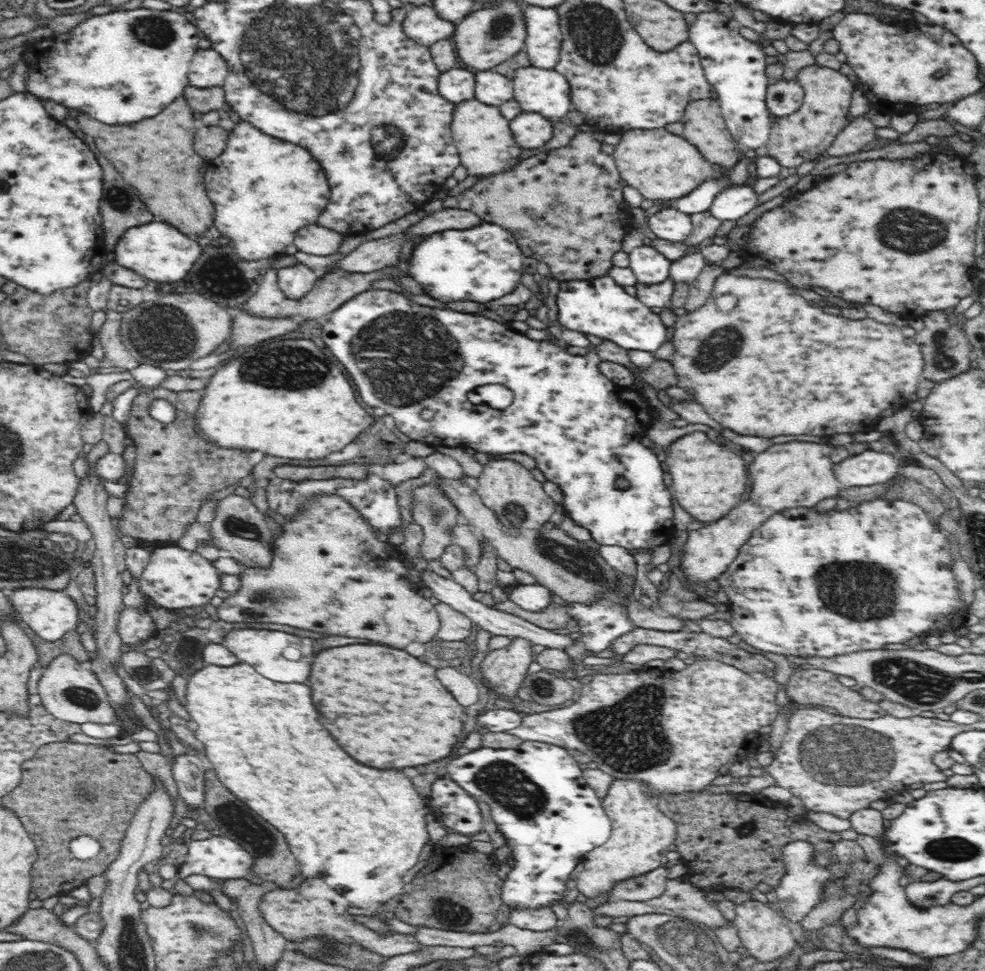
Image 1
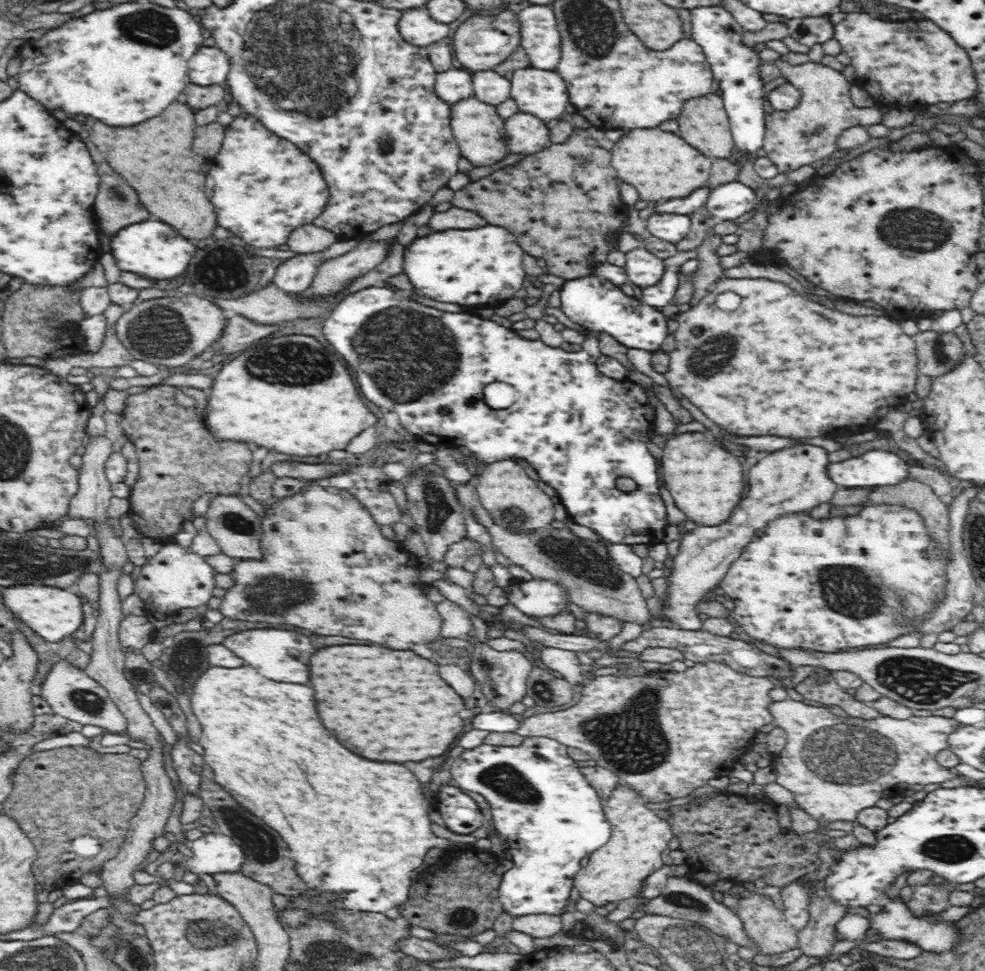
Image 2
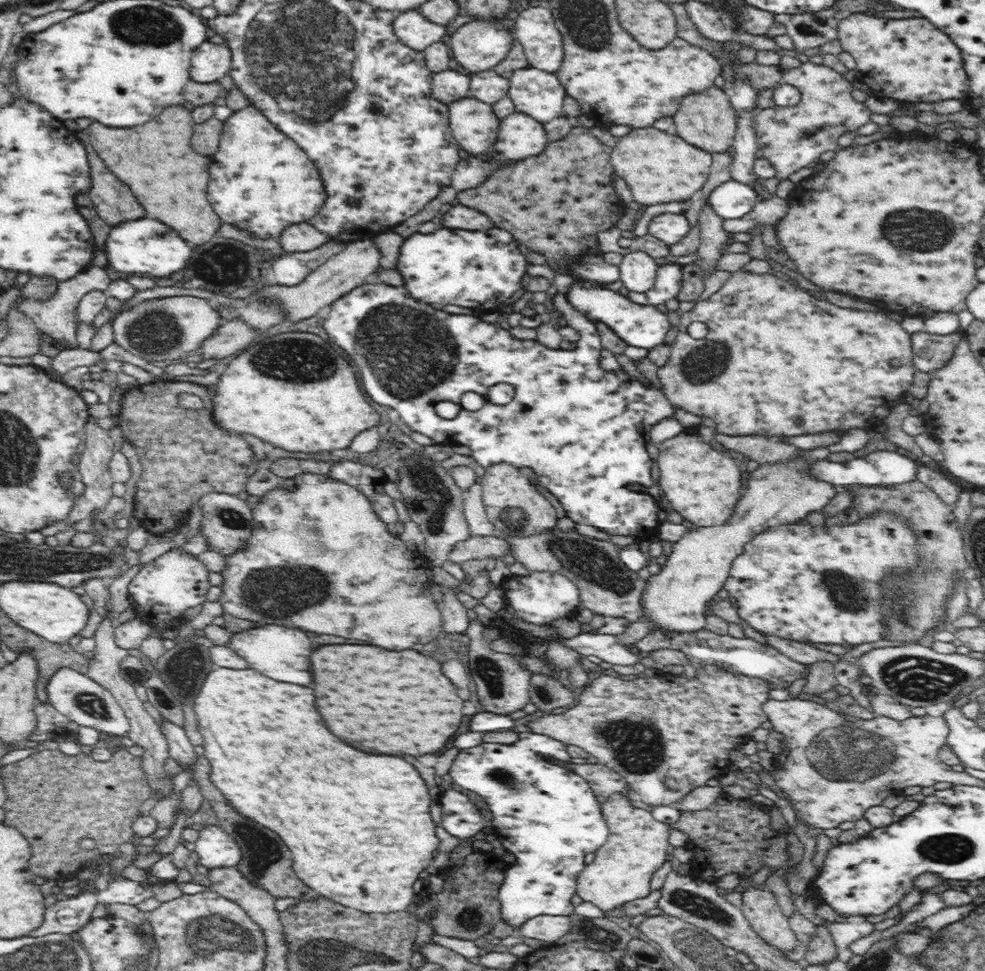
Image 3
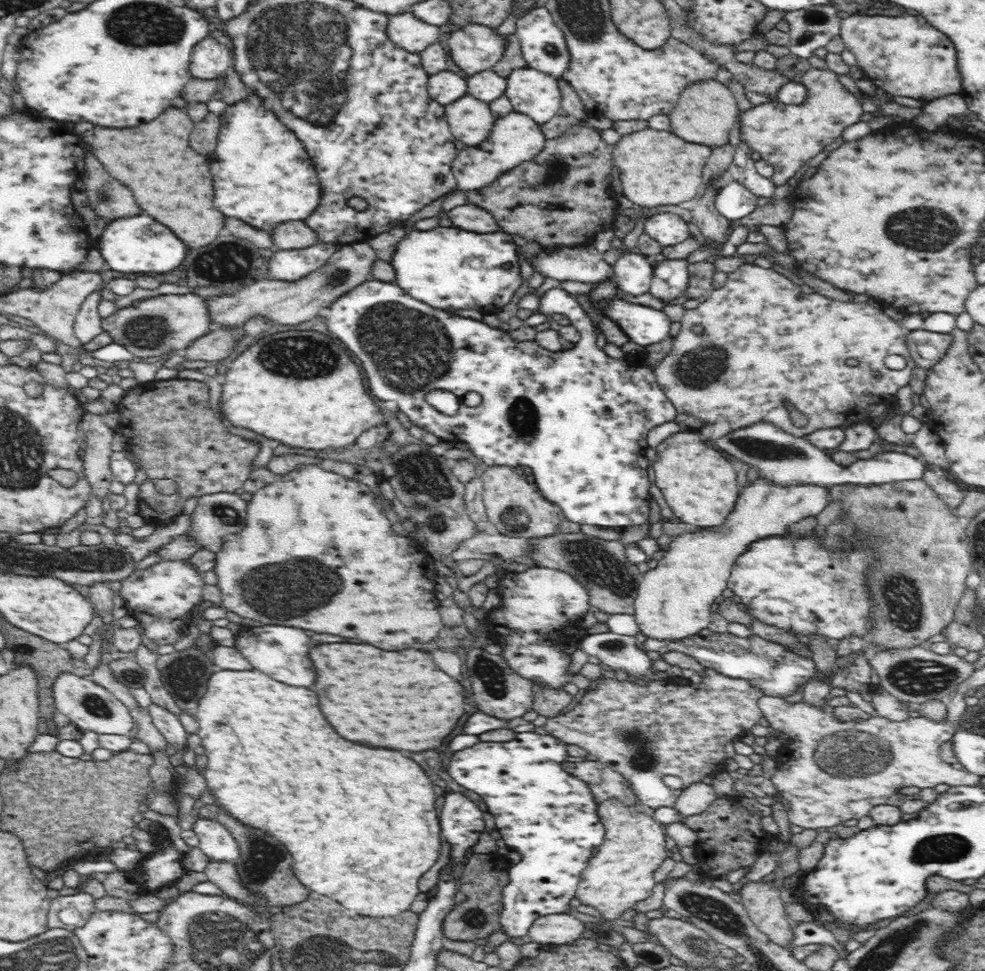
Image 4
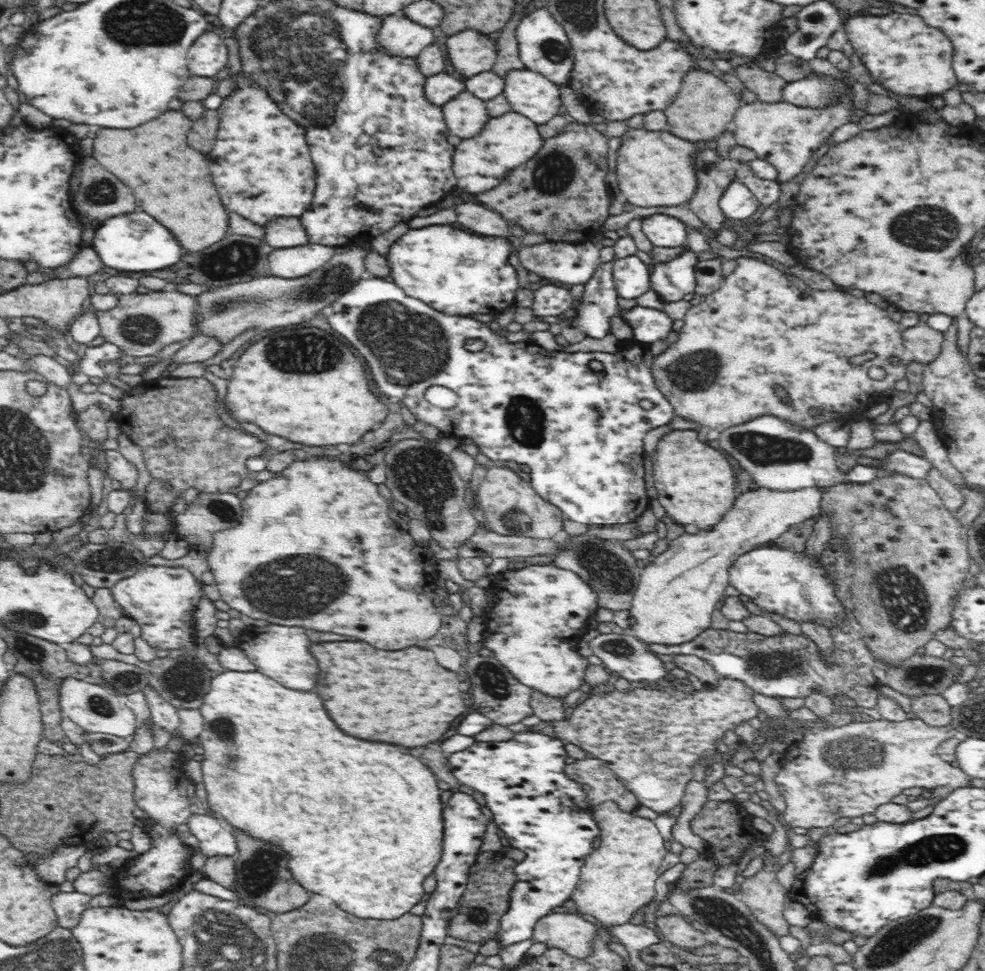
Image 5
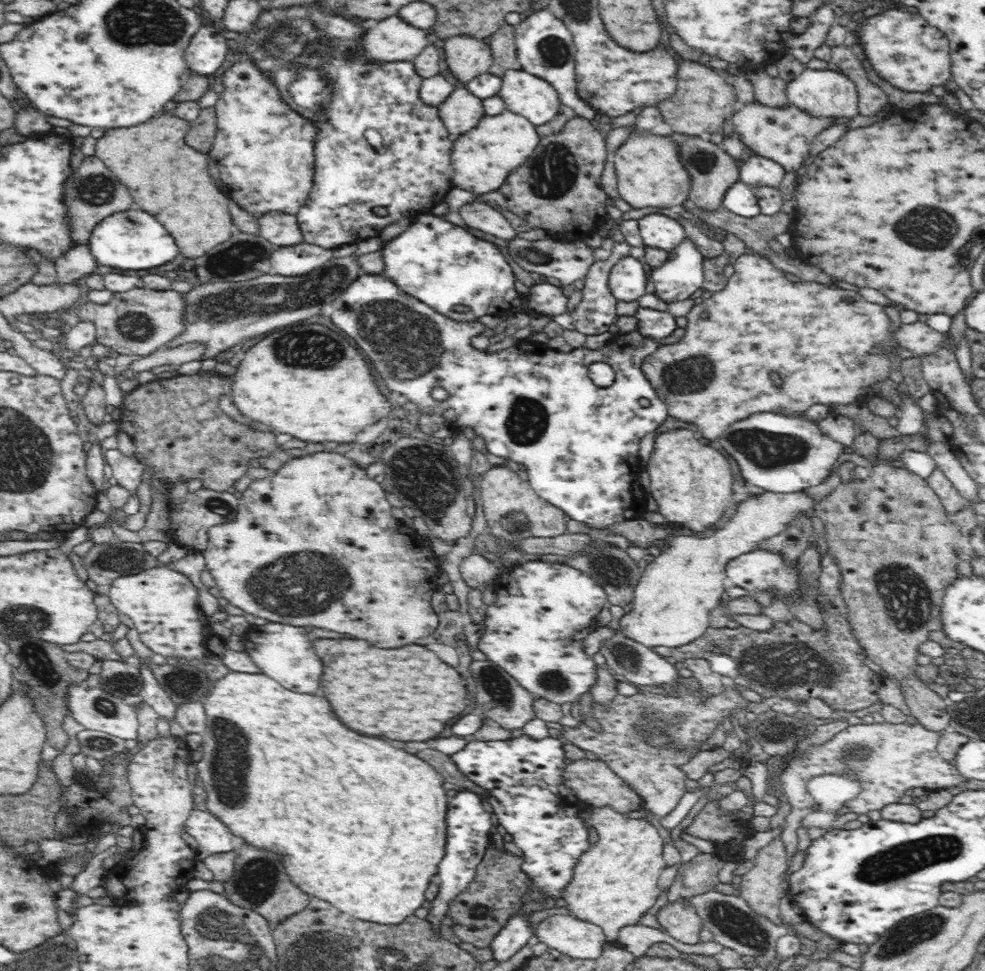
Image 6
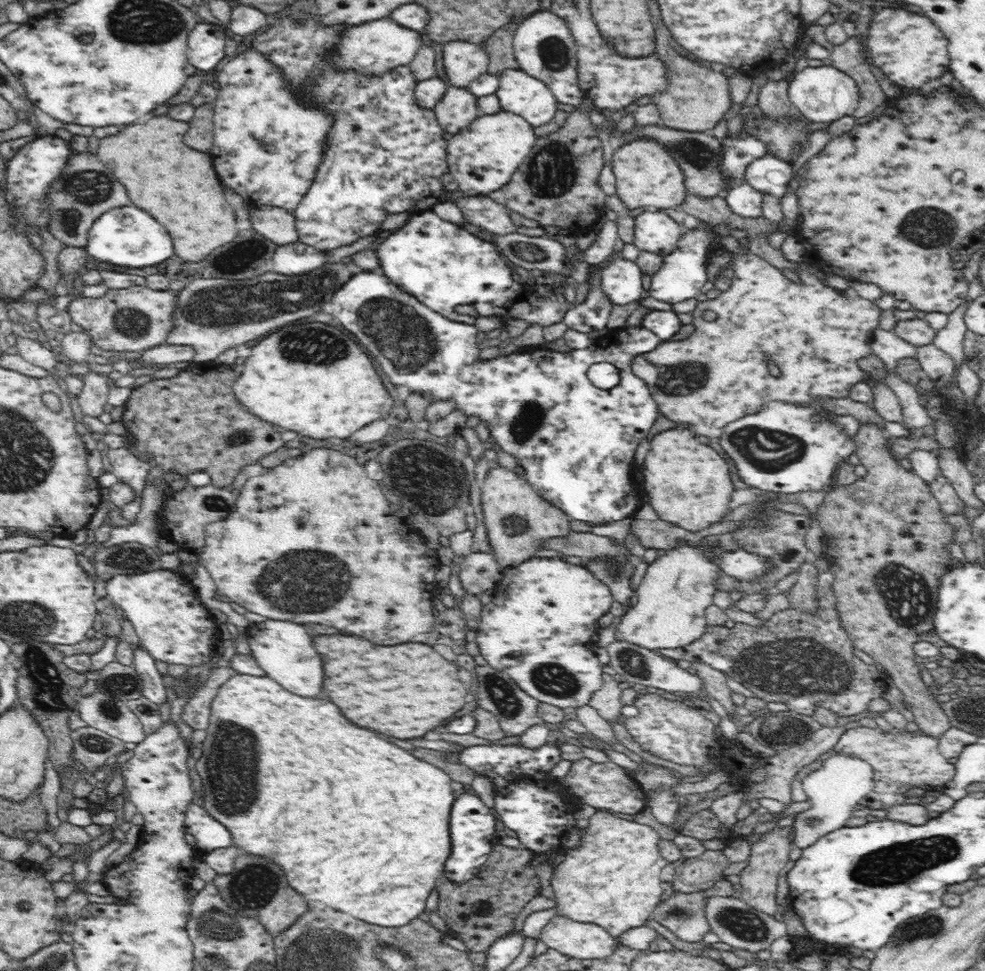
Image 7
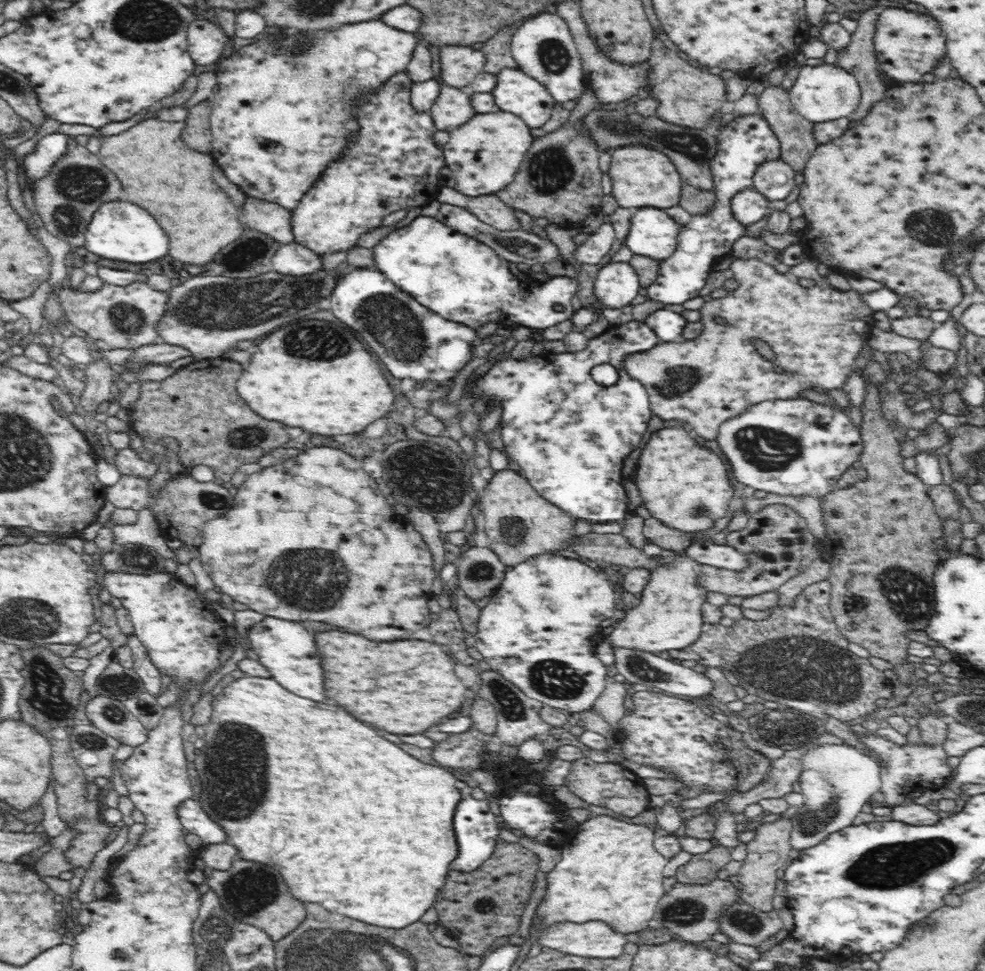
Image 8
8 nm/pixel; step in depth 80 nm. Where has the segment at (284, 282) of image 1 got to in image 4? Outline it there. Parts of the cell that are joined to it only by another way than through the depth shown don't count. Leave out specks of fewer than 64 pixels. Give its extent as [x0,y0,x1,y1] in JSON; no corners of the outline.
[269,242,341,281]

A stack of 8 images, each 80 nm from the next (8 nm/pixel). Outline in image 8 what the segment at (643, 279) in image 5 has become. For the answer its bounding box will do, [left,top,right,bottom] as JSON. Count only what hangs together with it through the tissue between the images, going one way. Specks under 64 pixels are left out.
[594,262,641,309]

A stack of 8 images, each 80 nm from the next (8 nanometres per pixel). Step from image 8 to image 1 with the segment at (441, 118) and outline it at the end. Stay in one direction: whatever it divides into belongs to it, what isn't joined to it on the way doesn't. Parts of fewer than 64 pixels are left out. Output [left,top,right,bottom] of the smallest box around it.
[451,97,522,180]

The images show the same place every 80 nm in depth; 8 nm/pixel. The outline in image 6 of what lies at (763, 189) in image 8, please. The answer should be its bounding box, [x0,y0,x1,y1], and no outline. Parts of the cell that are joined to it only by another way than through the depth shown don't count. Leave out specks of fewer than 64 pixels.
[739,154,786,188]

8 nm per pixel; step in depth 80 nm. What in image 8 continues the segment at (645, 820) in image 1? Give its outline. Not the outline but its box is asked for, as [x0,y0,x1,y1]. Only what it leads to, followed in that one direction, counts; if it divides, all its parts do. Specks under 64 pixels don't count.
[531,815,668,938]

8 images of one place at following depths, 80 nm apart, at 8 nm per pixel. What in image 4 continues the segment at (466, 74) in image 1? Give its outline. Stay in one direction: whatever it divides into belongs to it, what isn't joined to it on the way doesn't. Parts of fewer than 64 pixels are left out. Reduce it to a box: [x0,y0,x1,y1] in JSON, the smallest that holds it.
[429,71,466,106]

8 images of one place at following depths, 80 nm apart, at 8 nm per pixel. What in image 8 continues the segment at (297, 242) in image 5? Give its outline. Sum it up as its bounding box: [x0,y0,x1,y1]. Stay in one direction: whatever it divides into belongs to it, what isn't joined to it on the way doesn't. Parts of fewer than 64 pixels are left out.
[242,198,295,244]

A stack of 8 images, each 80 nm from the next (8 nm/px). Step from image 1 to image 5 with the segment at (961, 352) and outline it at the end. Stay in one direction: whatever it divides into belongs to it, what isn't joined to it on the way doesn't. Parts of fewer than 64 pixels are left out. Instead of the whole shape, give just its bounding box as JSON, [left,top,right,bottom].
[902,324,944,364]

